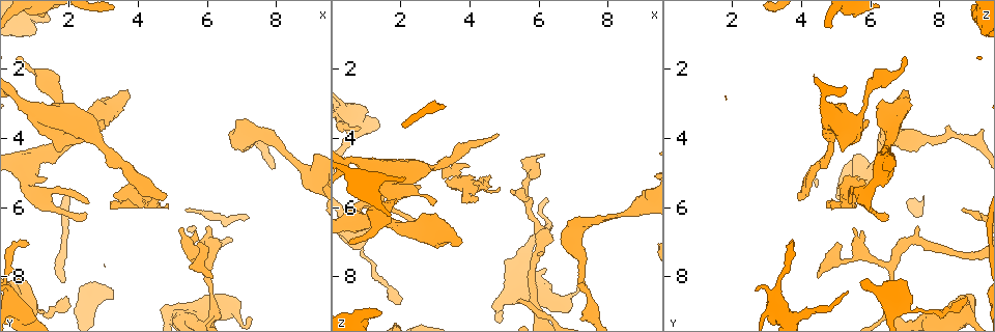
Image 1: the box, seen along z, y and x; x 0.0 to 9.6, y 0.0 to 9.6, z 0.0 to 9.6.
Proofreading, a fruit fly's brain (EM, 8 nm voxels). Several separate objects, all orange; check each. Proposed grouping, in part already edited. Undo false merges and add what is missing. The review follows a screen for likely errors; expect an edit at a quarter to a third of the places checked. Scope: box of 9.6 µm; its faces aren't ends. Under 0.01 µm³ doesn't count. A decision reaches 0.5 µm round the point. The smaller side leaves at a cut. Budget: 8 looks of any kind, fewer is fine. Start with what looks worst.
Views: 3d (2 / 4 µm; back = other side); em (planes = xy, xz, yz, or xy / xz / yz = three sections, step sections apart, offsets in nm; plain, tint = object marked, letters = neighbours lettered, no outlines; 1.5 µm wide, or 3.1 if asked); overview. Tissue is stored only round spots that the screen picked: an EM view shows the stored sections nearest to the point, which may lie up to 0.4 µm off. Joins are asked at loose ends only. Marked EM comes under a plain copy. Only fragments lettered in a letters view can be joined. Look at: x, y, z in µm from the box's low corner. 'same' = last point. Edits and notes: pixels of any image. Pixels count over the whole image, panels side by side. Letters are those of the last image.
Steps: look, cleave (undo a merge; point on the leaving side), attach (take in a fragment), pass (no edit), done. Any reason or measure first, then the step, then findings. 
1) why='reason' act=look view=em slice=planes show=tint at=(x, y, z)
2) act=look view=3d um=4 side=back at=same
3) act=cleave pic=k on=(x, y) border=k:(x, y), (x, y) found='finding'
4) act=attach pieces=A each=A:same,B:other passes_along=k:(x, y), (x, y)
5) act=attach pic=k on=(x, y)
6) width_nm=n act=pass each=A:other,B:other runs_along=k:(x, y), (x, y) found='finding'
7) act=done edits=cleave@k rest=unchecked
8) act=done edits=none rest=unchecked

why='free end' act=look view=3d um=2 at=(3.70, 2.60, 6.95)

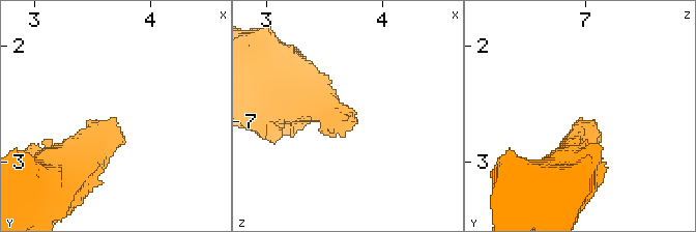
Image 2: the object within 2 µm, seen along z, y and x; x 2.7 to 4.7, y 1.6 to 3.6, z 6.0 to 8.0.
act=look view=em slice=planes show=letters at=(3.68, 2.60, 6.98)

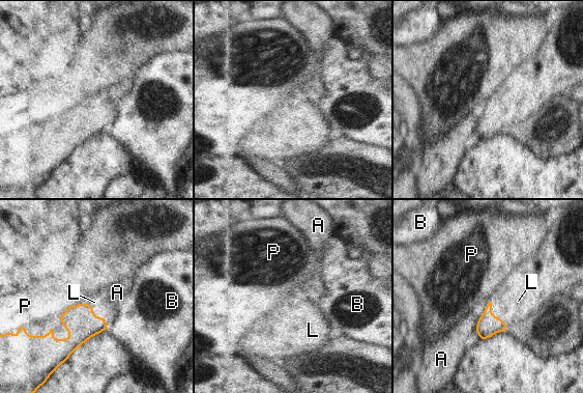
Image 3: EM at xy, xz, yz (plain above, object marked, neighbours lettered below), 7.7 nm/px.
act=attach pic=3 on=(96, 303) each=A:other,B:other,L:same,P:other found='the cell continues'

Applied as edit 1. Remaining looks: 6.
act=look view=overview

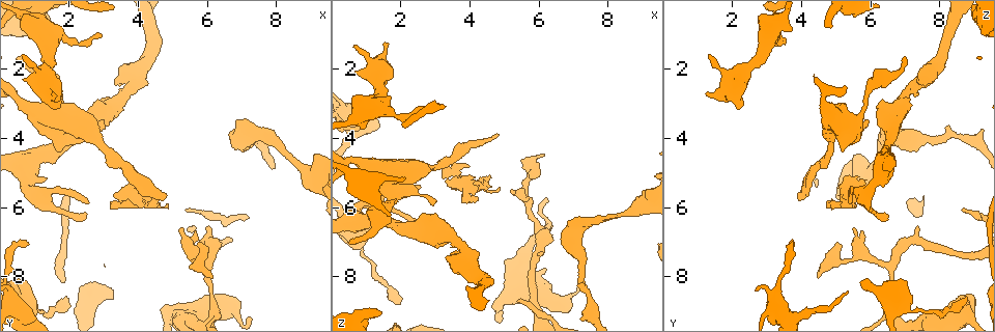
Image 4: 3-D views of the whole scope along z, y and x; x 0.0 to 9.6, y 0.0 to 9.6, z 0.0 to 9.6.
why='branch stops here' act=look view=em slice=xz step=8 show=letters at=(2.50, 6.20, 6.45)

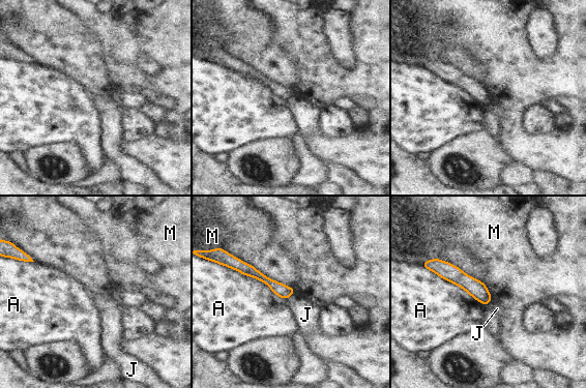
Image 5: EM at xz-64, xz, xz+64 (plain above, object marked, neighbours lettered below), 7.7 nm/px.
width_nm=100 act=pass each=A:other,J:other,M:other found='none of them fits'

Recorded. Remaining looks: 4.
why='sharp bend' act=look view=3d um=4 at=(5.85, 7.55, 4.85)

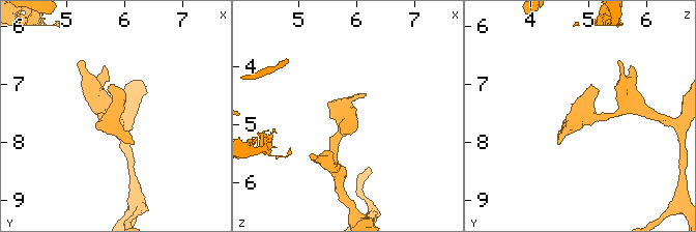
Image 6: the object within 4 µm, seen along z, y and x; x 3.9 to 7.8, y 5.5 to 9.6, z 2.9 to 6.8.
why='need the tissue' act=look view=em slice=planes show=letters at=(5.75, 7.55, 4.95)

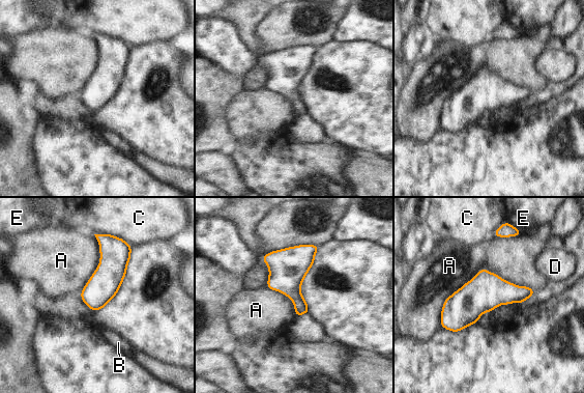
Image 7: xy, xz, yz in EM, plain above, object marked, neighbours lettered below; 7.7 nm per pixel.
width_nm=160 act=pass each=A:other,B:other,C:other,D:other,E:other border=7:(315, 244), (262, 258), (297, 316) found='continuous, no second cell'

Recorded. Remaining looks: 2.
act=done edits=attach@3 rest=unchecked

